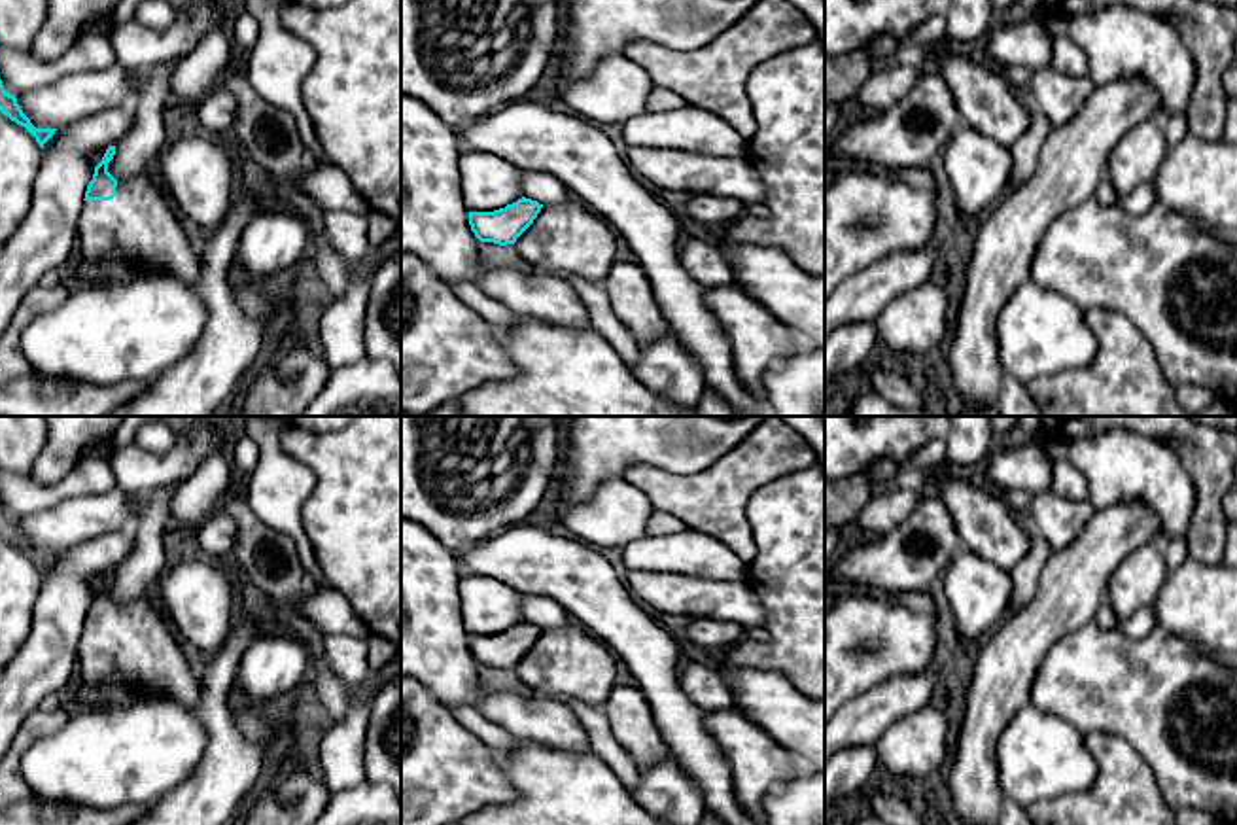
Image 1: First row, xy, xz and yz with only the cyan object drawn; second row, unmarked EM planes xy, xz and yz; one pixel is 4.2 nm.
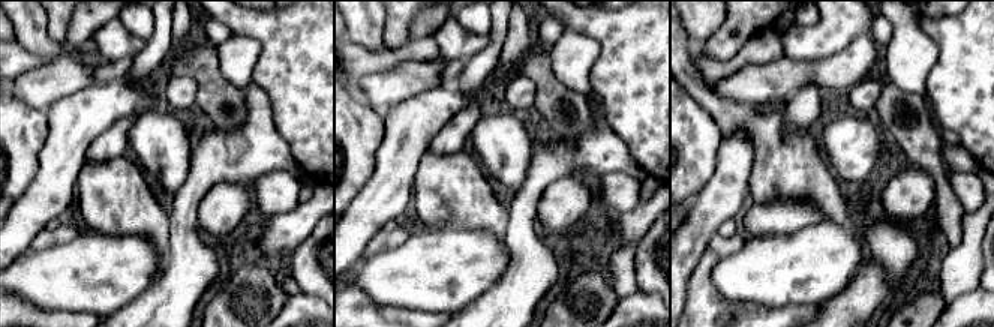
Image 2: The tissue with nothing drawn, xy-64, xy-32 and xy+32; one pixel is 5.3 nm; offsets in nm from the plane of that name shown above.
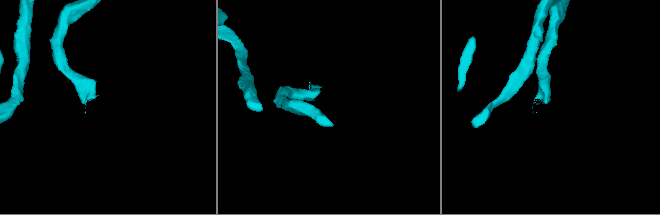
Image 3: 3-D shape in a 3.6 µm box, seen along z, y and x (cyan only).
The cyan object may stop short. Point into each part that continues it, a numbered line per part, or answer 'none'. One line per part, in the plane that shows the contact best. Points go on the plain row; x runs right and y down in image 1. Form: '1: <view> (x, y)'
1: xy (140, 646)

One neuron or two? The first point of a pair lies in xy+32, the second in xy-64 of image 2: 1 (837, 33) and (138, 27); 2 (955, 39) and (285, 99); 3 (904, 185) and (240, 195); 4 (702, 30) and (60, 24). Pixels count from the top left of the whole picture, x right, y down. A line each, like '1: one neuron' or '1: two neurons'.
1: two neurons
2: one neuron
3: one neuron
4: two neurons

